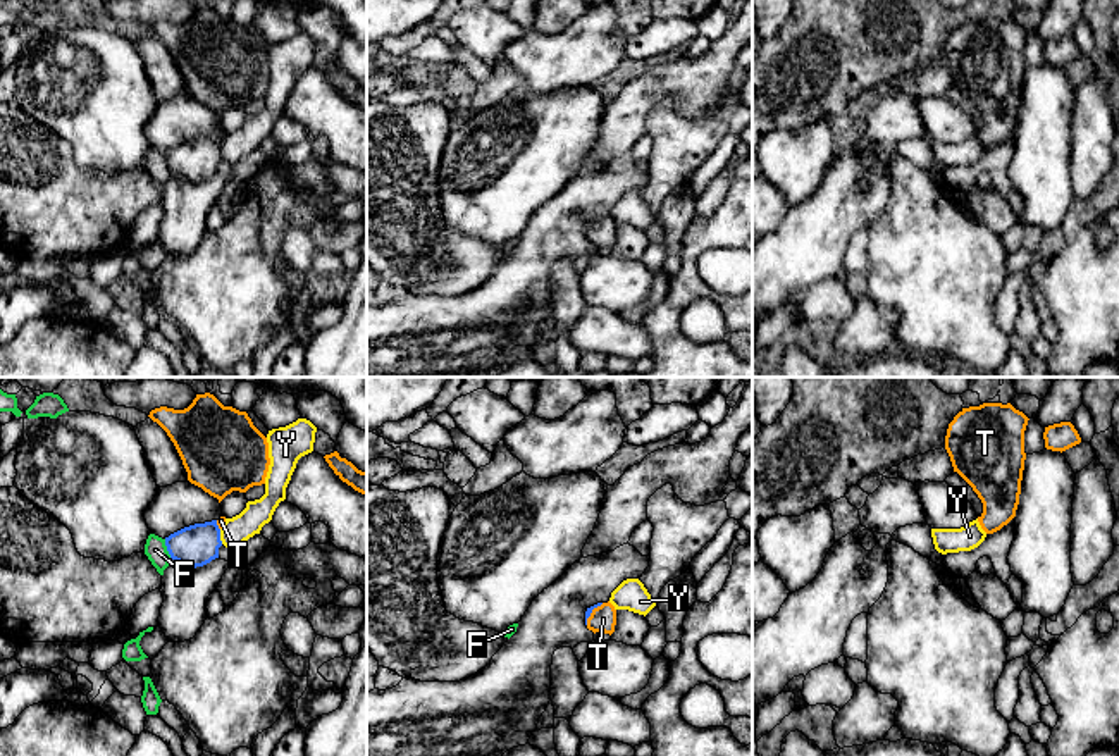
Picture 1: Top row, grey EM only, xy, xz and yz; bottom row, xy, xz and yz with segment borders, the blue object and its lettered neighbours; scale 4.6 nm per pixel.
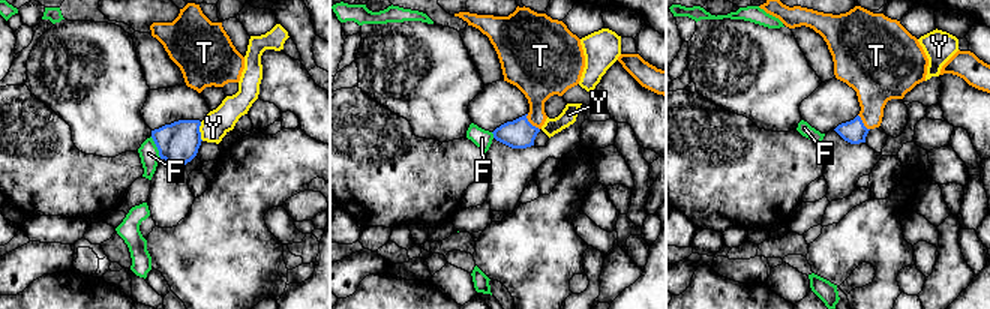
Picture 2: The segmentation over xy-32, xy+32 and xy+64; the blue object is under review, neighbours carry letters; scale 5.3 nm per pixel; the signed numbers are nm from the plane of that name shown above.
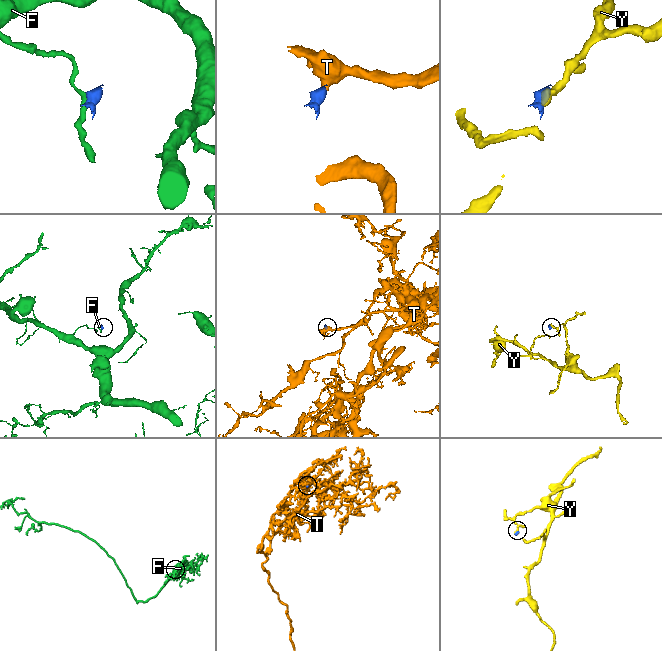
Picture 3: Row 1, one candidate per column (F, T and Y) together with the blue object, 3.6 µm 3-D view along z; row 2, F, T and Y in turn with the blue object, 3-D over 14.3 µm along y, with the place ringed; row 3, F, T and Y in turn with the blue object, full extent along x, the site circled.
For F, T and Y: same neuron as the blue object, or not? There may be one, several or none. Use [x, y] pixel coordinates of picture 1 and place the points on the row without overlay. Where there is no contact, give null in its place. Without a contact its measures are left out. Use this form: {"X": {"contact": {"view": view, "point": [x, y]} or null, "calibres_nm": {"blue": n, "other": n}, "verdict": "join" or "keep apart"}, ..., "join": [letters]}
{"F": {"contact": {"view": "xy", "point": [167, 162]}, "calibres_nm": {"blue": 190, "other": 100}, "verdict": "keep apart"}, "T": {"contact": {"view": "xz", "point": [591, 226]}, "calibres_nm": {"blue": 30, "other": 130}, "verdict": "join"}, "Y": {"contact": {"view": "xy", "point": [219, 150]}, "calibres_nm": {"blue": 190, "other": 130}, "verdict": "keep apart"}, "join": ["T"]}

